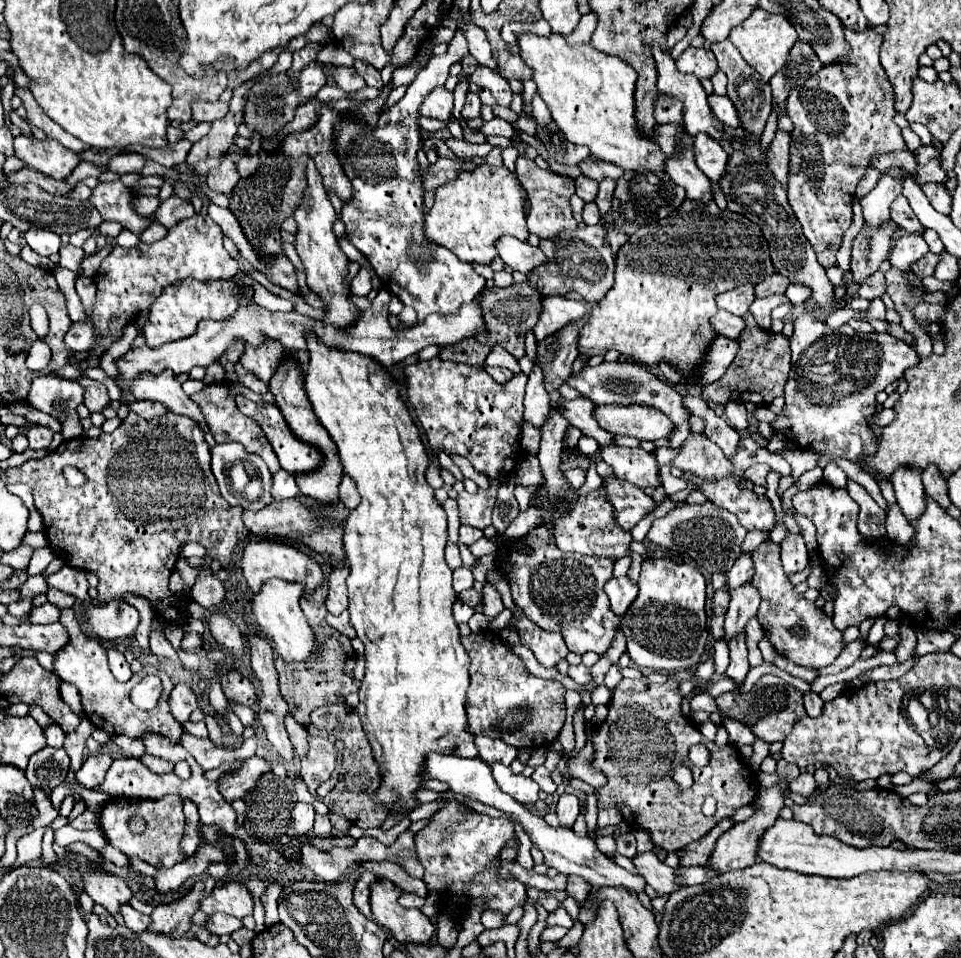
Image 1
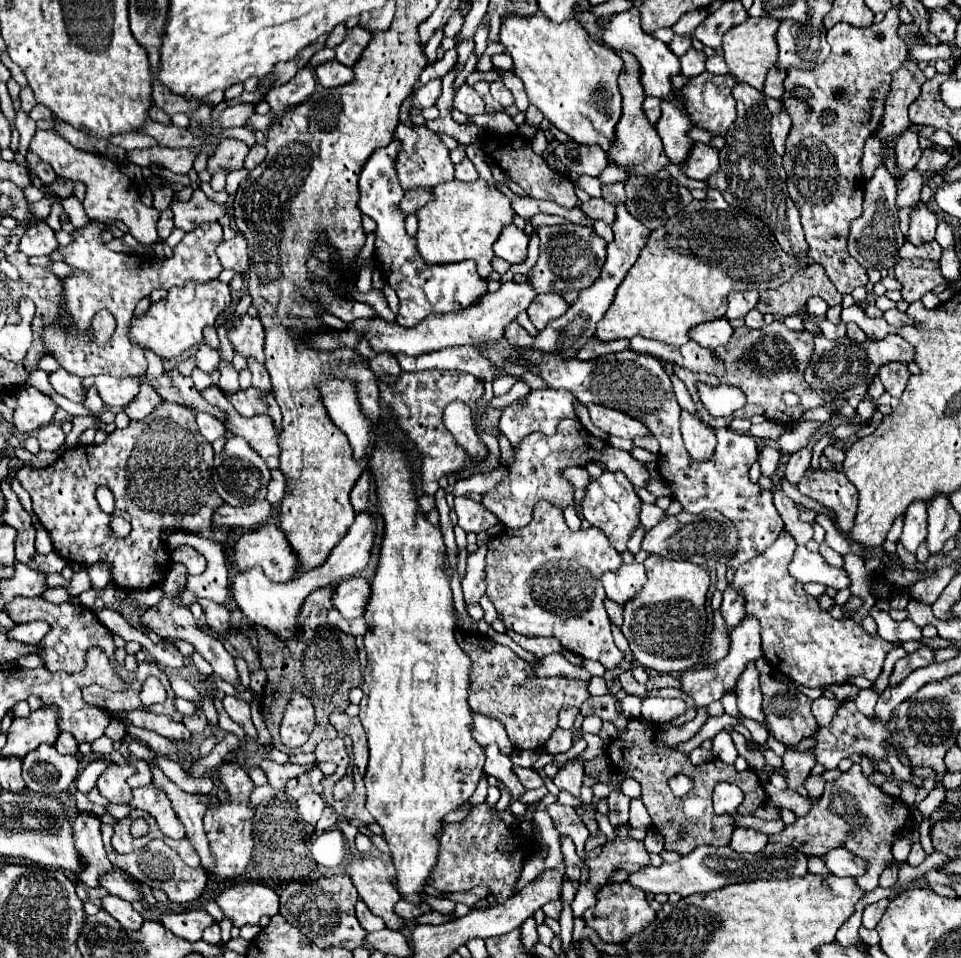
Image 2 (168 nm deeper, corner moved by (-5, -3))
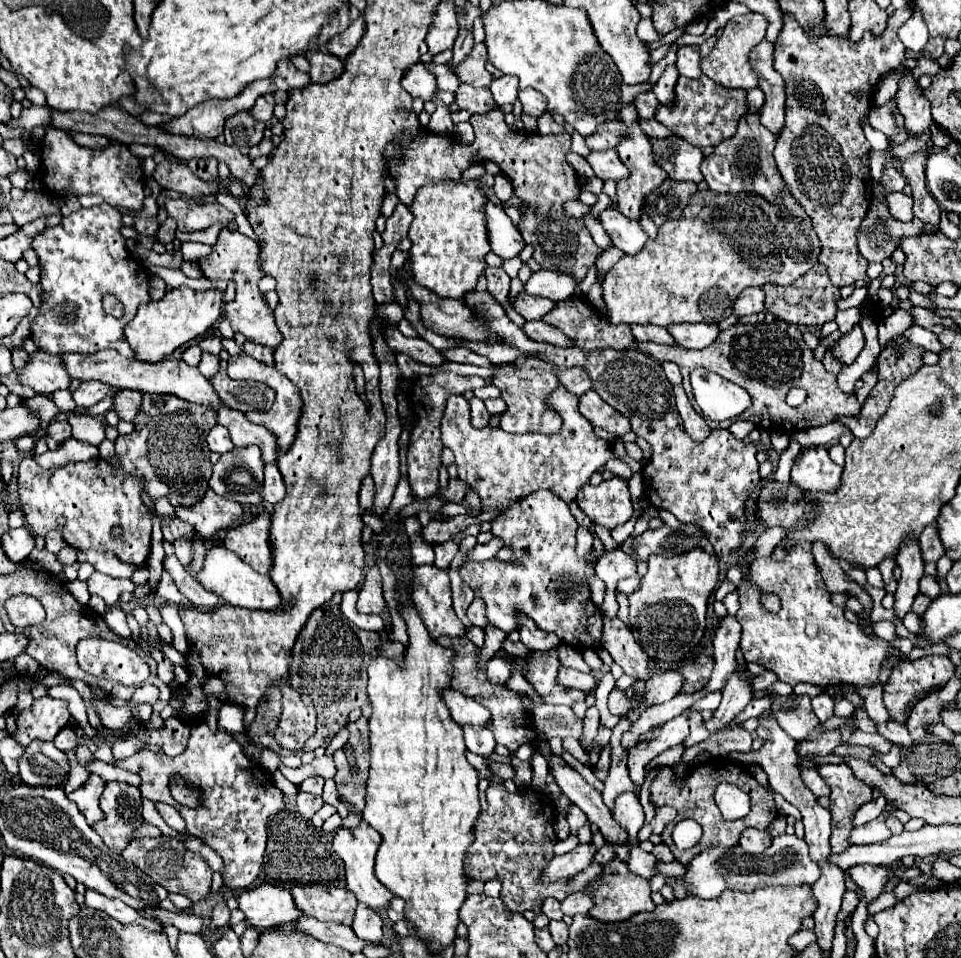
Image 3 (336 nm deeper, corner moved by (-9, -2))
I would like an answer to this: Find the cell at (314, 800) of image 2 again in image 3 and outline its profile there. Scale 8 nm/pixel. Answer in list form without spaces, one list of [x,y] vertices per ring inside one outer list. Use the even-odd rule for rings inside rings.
[[[298,793],[296,797],[296,807],[298,807],[298,813],[306,819],[310,819],[320,807],[324,805],[324,801],[320,797],[314,797],[310,793]]]

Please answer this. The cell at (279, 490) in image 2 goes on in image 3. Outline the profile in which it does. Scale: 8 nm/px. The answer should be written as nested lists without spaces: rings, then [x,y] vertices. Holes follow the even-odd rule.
[[[266,465],[264,469],[264,485],[262,485],[262,499],[268,505],[276,505],[284,497],[284,481],[282,473],[276,465]]]

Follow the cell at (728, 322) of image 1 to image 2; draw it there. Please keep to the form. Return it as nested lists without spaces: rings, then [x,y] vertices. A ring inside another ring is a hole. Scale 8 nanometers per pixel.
[[[726,316],[698,324],[694,326],[694,330],[690,330],[690,338],[694,338],[698,344],[706,348],[716,348],[726,344],[732,338],[732,334],[734,334],[734,328],[730,326]]]

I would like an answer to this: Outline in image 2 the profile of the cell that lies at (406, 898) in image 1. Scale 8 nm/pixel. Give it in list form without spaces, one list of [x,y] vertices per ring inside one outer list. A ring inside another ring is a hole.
[[[400,900],[400,902],[396,904],[396,912],[398,912],[404,920],[414,920],[414,918],[418,918],[420,914],[430,912],[430,910],[432,910],[432,908],[430,908],[426,902],[422,902],[422,904],[412,904],[412,902]]]

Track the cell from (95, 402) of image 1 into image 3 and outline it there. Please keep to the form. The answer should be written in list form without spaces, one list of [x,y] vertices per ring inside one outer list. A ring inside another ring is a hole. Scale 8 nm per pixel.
[[[46,351],[32,353],[24,369],[18,373],[18,379],[36,393],[52,393],[70,385],[70,377],[66,377],[66,371],[58,365],[58,355],[50,355]]]

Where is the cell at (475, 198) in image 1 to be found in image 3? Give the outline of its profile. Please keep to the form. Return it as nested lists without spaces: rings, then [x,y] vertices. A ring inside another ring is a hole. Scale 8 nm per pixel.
[[[436,181],[420,187],[410,205],[414,221],[408,229],[412,241],[408,249],[410,269],[418,285],[444,299],[462,299],[474,289],[486,269],[484,257],[490,251],[484,223],[486,201],[488,197],[484,197],[476,181]]]

